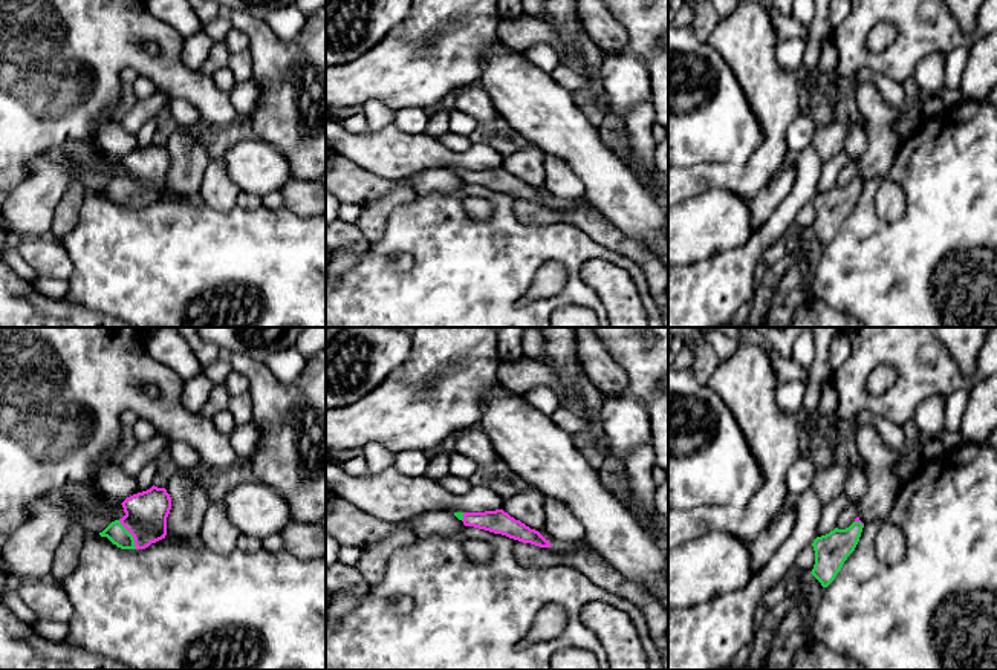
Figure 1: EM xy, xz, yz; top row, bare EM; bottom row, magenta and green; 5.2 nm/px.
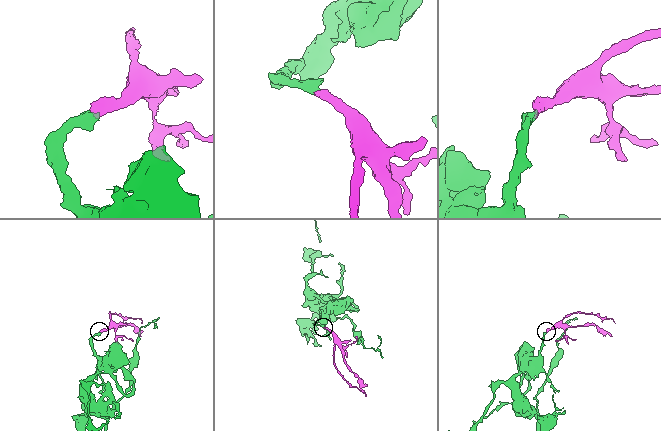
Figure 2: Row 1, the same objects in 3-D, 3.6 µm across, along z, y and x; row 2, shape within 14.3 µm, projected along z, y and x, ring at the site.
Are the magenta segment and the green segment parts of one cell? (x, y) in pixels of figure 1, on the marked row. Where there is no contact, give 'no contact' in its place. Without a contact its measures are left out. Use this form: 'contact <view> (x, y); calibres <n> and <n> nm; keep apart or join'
contact xy (130, 533); calibres 220 and 100 nm; join

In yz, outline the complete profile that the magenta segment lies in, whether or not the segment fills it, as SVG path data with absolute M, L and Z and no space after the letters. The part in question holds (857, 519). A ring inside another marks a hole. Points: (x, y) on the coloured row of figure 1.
M856 517L849 528L835 528L814 540L815 564L810 574L823 587L827 587L835 580L847 557L855 551L862 528L864 523Z

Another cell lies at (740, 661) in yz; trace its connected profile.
M749 641L726 667L729 670L745 670L748 667L751 647L752 647L752 641Z

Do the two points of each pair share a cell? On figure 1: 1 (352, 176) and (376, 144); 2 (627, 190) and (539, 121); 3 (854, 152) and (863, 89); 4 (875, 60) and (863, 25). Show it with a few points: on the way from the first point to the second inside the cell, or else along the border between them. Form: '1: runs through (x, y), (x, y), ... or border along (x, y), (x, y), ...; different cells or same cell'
1: border along (341, 155), (360, 167), (392, 181); different cells
2: runs through (606, 175), (560, 129); same cell
3: border along (860, 121), (866, 133), (867, 147), (858, 158); different cells
4: runs through (866, 54), (860, 48), (860, 34); same cell

